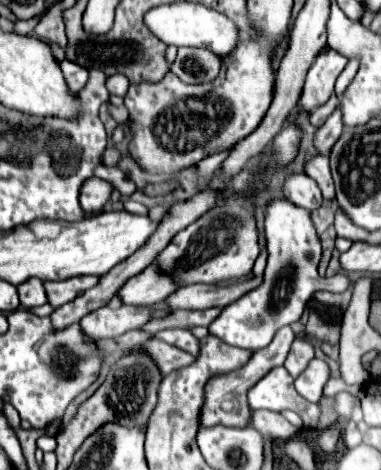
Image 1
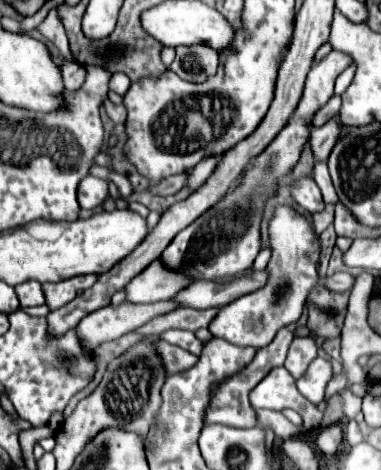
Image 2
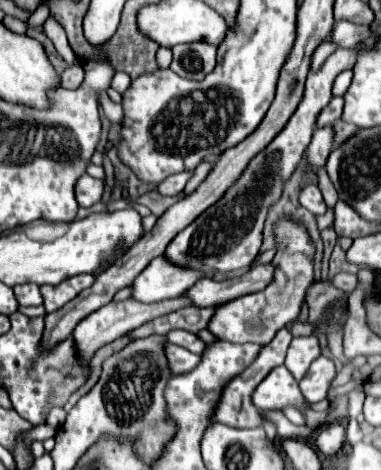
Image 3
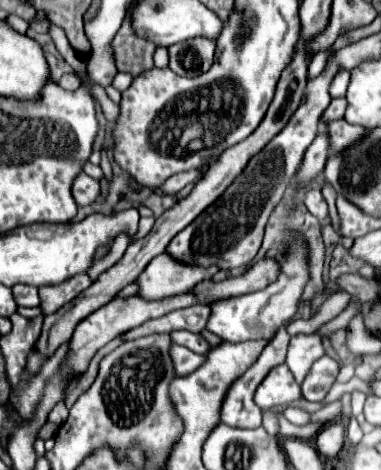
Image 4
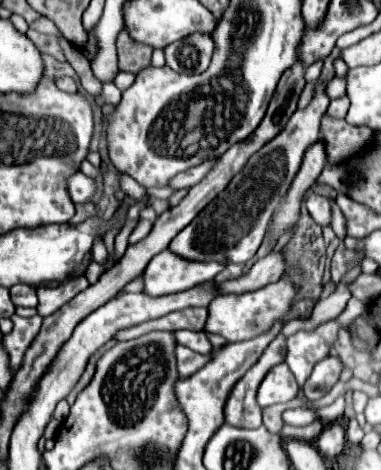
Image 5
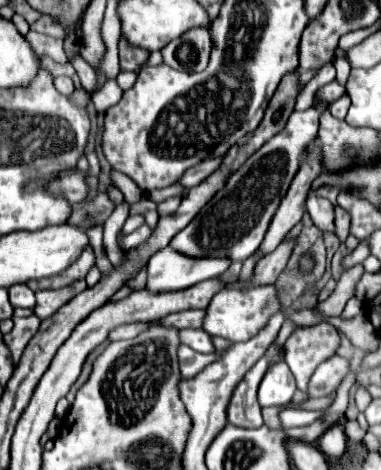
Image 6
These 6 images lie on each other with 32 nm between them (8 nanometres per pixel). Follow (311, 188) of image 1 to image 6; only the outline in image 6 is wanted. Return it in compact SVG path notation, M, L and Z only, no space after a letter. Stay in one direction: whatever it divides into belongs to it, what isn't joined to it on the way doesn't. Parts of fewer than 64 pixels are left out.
M312 192L312 196L308 196L308 200L306 200L308 204L306 204L306 208L308 208L308 214L310 214L310 218L314 220L314 224L322 230L322 232L326 232L326 230L334 230L334 206L330 204L330 200L326 200L326 198L320 198L320 196L316 196L314 192Z

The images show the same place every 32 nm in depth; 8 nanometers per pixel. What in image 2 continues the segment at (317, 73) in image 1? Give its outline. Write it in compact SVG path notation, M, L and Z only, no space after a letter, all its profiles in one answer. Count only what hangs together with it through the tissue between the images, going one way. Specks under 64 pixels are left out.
M332 50L328 56L324 56L310 68L298 108L294 110L292 118L282 128L282 132L272 140L272 144L268 144L268 148L254 160L252 168L246 172L242 180L242 186L230 190L216 206L204 212L188 228L178 232L174 240L168 244L168 248L162 252L160 260L168 270L186 274L194 282L232 278L252 268L254 258L260 252L260 212L264 208L264 200L274 194L276 178L288 174L292 166L298 162L302 146L308 138L306 124L310 122L312 114L330 100L330 96L334 94L334 80L350 62L352 62L350 56Z

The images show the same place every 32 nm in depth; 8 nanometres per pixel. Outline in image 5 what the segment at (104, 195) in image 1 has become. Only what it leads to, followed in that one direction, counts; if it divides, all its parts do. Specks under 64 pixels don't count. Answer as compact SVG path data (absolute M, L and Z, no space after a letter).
M76 172L76 176L68 180L68 188L70 188L70 196L74 204L84 204L96 194L96 182L82 172Z

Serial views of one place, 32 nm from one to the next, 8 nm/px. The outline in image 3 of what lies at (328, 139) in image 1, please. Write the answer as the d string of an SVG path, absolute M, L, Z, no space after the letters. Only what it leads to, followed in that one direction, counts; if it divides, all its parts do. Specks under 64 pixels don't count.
M324 126L324 128L316 128L312 134L312 142L308 146L308 160L312 164L312 168L318 168L320 164L326 164L330 152L334 146L334 128Z

